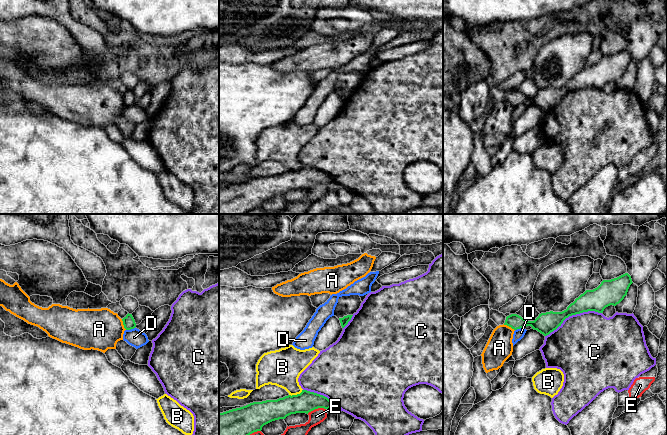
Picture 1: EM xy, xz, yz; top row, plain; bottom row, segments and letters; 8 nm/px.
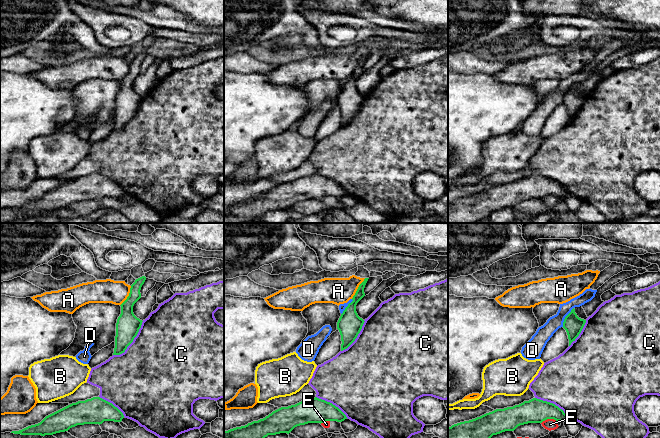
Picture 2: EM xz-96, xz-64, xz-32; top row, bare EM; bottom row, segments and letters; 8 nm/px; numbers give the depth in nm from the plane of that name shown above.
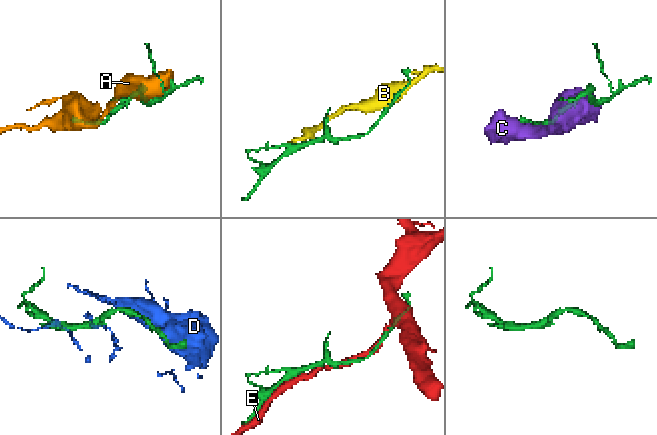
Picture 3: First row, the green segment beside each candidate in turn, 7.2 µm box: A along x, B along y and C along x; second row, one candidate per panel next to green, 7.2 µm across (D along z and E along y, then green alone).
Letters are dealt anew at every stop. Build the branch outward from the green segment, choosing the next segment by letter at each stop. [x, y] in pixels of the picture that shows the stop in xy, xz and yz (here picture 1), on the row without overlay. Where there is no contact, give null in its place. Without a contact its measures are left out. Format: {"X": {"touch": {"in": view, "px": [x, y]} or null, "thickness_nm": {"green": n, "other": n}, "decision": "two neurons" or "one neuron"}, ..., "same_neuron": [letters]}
{"A": {"touch": {"in": "yz", "px": [509, 102]}, "thickness_nm": {"green": 120, "other": 220}, "decision": "two neurons"}, "B": {"touch": {"in": "xz", "px": [297, 170]}, "thickness_nm": {"green": 170, "other": 300}, "decision": "two neurons"}, "C": {"touch": {"in": "yz", "px": [573, 90]}, "thickness_nm": {"green": 180, "other": 480}, "decision": "two neurons"}, "D": {"touch": {"in": "xy", "px": [130, 105]}, "thickness_nm": {"green": 100, "other": 140}, "decision": "two neurons"}, "E": {"touch": {"in": "xz", "px": [316, 184]}, "thickness_nm": {"green": 170, "other": 140}, "decision": "two neurons"}, "same_neuron": []}

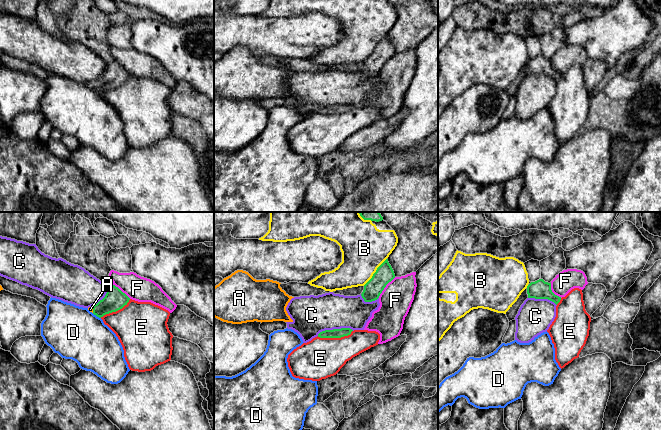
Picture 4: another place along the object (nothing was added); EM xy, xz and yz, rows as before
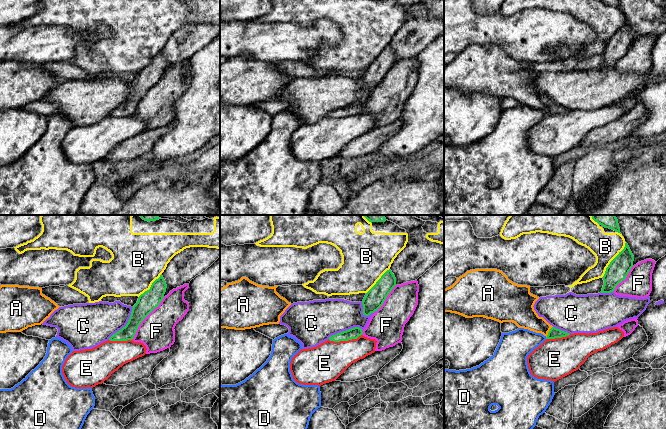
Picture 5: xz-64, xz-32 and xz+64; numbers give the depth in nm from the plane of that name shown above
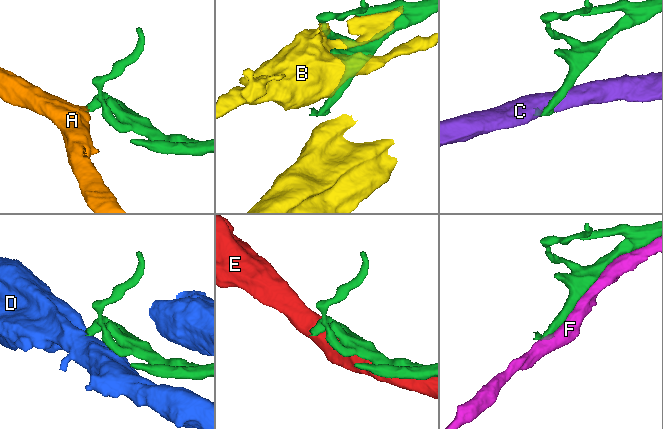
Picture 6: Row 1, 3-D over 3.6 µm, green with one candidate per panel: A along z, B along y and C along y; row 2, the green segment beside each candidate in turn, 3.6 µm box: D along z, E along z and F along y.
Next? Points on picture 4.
{"A": {"touch": {"in": "xy", "px": [93, 85]}, "thickness_nm": {"green": 170, "other": 40}, "decision": "one neuron"}, "B": {"touch": {"in": "xz", "px": [375, 48]}, "thickness_nm": {"green": 150, "other": 380}, "decision": "two neurons"}, "C": {"touch": {"in": "xz", "px": [335, 105]}, "thickness_nm": {"green": 80, "other": 300}, "decision": "two neurons"}, "D": {"touch": {"in": "xy", "px": [96, 91]}, "thickness_nm": {"green": 170, "other": 420}, "decision": "two neurons"}, "E": {"touch": {"in": "xz", "px": [335, 113]}, "thickness_nm": {"green": 80, "other": 320}, "decision": "two neurons"}, "F": {"touch": {"in": "xz", "px": [385, 62]}, "thickness_nm": {"green": 150, "other": 260}, "decision": "two neurons"}, "same_neuron": ["A"]}

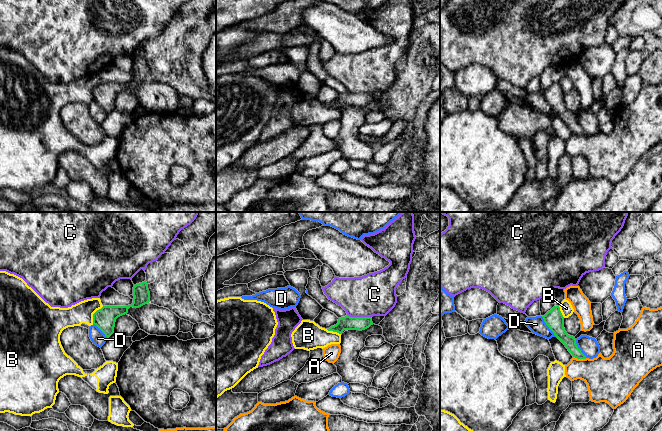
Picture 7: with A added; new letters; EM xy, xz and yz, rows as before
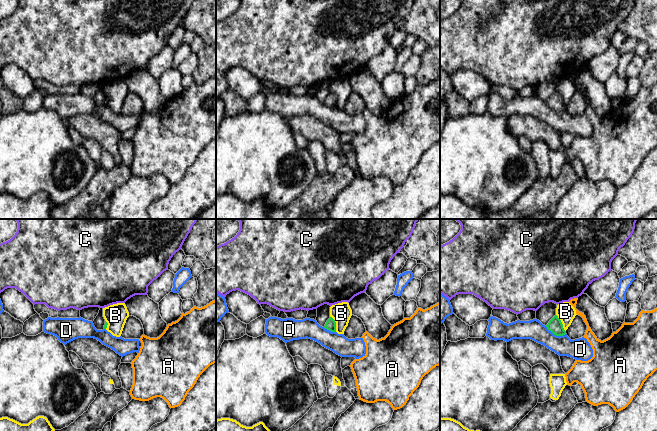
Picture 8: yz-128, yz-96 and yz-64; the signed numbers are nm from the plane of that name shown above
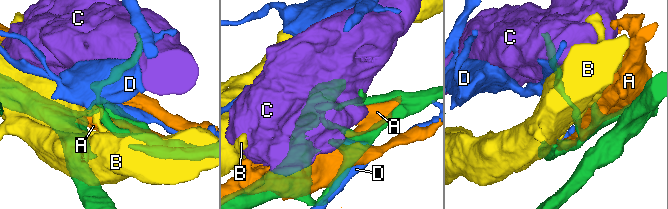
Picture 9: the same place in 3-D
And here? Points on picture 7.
{"A": {"touch": {"in": "yz", "px": [580, 134]}, "thickness_nm": {"green": 100, "other": 300}, "decision": "two neurons"}, "B": {"touch": {"in": "xy", "px": [93, 90]}, "thickness_nm": {"green": 170, "other": 170}, "decision": "two neurons"}, "C": {"touch": {"in": "xz", "px": [359, 93]}, "thickness_nm": {"green": 110, "other": 340}, "decision": "two neurons"}, "D": {"touch": {"in": "yz", "px": [547, 101]}, "thickness_nm": {"green": 150, "other": 130}, "decision": "two neurons"}, "same_neuron": []}

